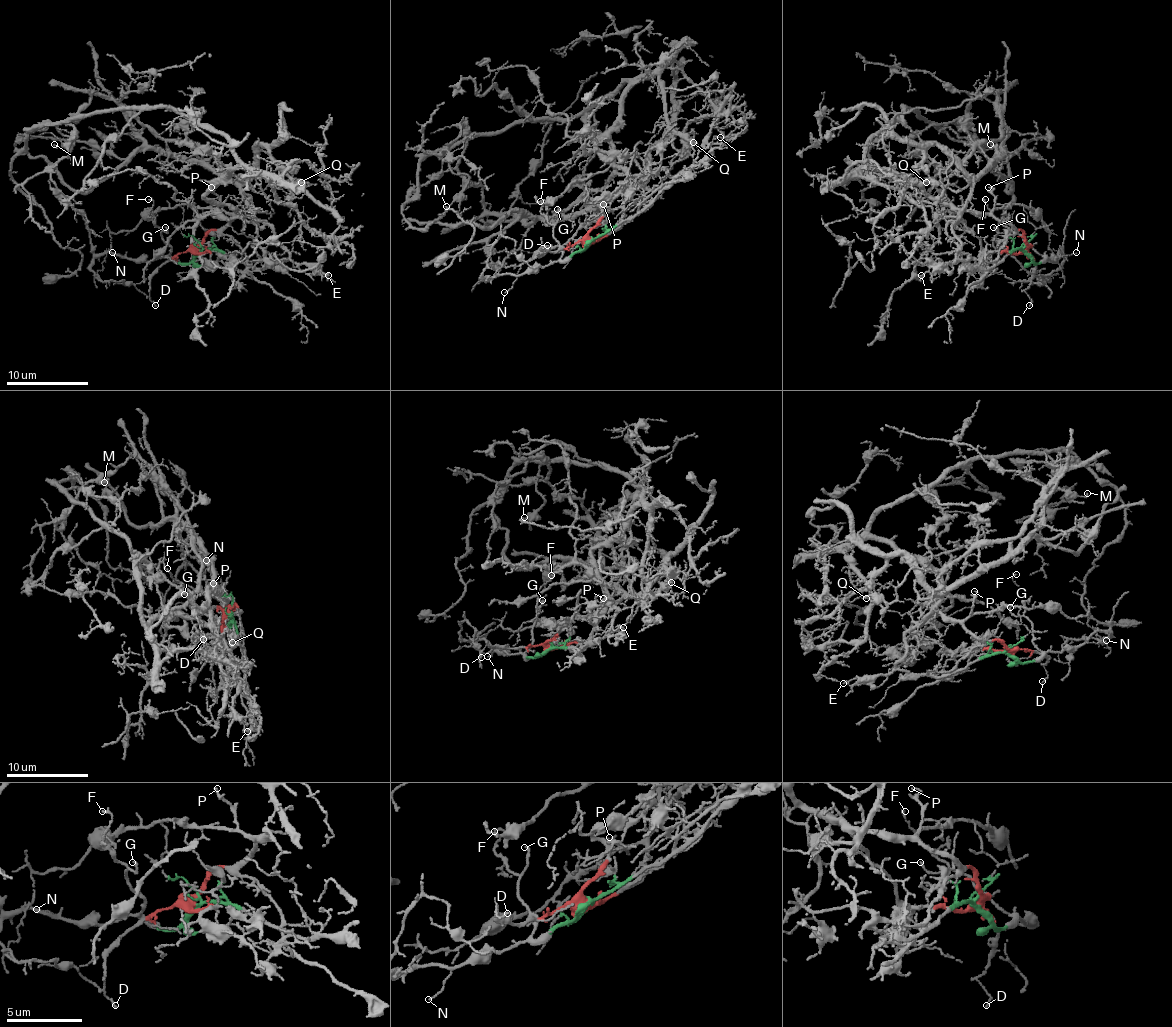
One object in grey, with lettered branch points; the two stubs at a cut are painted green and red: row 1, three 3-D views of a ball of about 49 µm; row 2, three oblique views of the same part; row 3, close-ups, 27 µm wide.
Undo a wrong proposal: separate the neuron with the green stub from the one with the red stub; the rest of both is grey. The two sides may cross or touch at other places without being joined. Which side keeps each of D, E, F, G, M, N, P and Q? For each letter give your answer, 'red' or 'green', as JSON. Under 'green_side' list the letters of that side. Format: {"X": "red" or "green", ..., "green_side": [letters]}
{"D": "red", "E": "green", "F": "green", "G": "green", "M": "red", "N": "green", "P": "red", "Q": "red", "green_side": ["E", "F", "G", "N"]}

